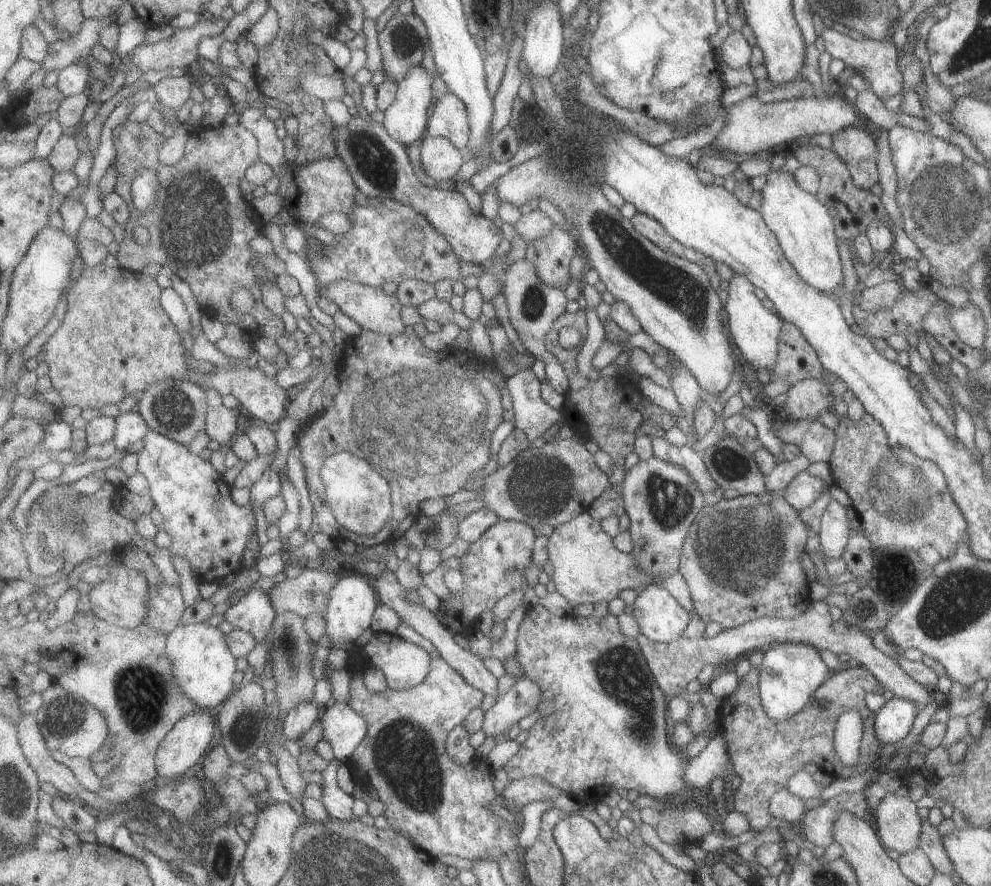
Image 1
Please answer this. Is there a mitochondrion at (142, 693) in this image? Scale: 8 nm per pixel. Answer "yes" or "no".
yes

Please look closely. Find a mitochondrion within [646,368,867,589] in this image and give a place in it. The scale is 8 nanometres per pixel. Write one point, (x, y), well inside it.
(724, 462)

